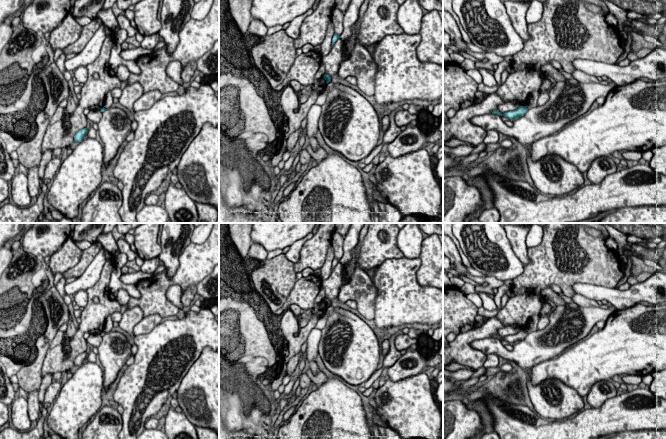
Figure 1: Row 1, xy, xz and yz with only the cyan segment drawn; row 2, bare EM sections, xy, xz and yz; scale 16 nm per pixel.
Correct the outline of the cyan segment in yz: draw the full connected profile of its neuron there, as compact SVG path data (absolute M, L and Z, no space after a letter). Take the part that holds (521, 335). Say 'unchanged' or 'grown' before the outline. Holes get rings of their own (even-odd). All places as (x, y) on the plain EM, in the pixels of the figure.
unchanged; M521 329L518 333L516 333L514 335L509 335L509 336L502 338L499 336L499 334L495 334L492 336L492 338L497 338L499 340L503 339L504 341L507 341L508 343L514 344L516 342L524 340L527 335L528 335L528 332L526 330Z

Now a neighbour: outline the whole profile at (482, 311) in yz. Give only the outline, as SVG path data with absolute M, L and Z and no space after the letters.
M480 307L480 308L478 308L477 314L478 314L478 315L481 315L481 316L484 316L484 317L487 317L487 318L491 318L491 317L496 316L499 311L500 311L500 310L499 310L498 308L496 308L496 309L493 310L493 311L488 311L488 310L486 310L485 308Z

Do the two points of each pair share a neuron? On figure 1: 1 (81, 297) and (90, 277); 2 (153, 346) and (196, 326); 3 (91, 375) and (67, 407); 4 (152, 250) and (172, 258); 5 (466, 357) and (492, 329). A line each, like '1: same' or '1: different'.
1: different
2: same
3: same
4: different
5: same

